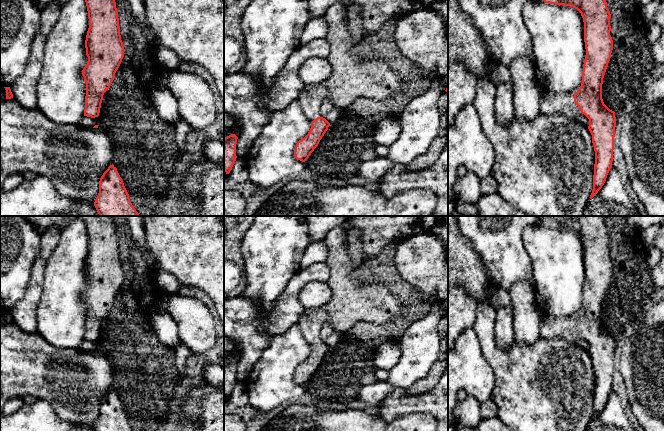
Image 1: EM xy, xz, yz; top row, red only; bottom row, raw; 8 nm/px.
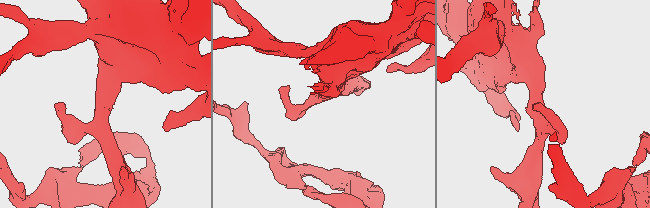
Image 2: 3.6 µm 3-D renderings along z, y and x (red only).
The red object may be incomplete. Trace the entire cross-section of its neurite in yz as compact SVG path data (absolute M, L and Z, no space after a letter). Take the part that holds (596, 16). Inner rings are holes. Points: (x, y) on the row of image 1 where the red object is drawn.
M606 0L543 1L577 9L584 22L586 55L581 86L573 96L545 90L540 97L540 114L563 114L574 118L582 113L589 119L588 129L595 151L592 199L604 185L613 161L616 117L602 99L603 78L613 50L611 14Z

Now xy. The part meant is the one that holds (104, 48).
M85 0L89 28L85 40L87 64L82 70L86 83L84 116L95 118L99 116L104 93L110 88L115 73L124 57L124 45L121 40L119 18L115 0Z

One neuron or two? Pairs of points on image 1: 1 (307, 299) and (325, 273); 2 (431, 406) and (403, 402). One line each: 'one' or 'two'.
1: two
2: one

